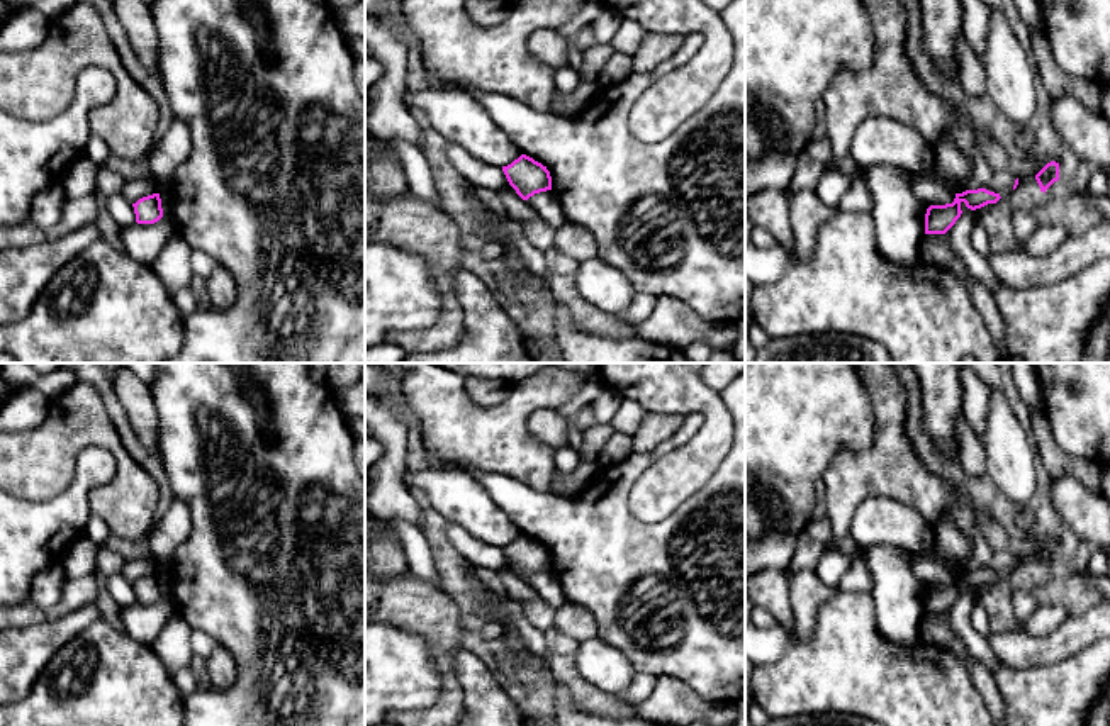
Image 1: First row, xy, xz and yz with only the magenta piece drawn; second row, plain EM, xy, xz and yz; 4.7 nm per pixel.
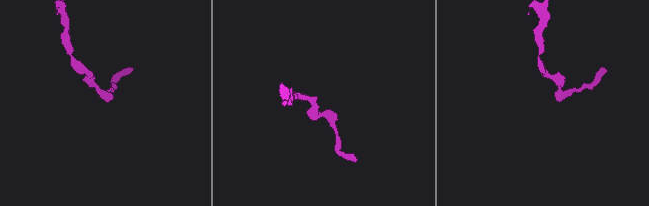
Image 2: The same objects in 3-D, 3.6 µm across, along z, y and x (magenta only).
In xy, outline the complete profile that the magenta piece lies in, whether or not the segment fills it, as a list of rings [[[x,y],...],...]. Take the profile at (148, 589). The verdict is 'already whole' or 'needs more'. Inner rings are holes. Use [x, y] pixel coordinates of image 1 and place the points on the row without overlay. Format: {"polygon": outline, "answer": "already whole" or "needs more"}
{"polygon": [[[160,573],[143,577],[132,587],[137,604],[154,604],[163,597]]], "answer": "already whole"}

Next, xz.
{"polygon": [[[521,534],[511,544],[502,546],[502,551],[509,565],[523,580],[528,580],[535,573],[552,570],[552,556],[547,546],[526,534]]], "answer": "already whole"}

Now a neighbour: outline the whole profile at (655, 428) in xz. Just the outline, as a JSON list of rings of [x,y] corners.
[[[648,412],[636,433],[631,436],[633,453],[648,453],[660,443],[674,436],[684,424],[682,414],[655,414]]]

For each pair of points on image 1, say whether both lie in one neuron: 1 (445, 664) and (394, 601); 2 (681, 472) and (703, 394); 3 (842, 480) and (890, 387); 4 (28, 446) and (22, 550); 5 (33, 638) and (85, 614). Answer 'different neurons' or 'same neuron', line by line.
1: same neuron
2: same neuron
3: same neuron
4: different neurons
5: same neuron

